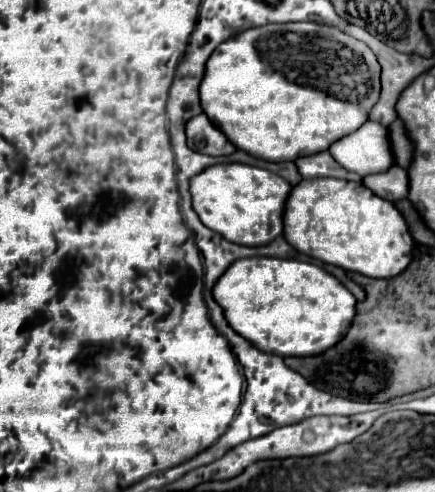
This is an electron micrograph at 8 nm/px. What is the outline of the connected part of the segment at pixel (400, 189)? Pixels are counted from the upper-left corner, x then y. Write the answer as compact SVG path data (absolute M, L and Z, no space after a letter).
M393 166L391 170L383 172L383 174L371 174L363 178L363 184L373 190L379 198L385 198L389 202L399 202L403 198L407 198L407 190L409 190L409 176L407 170Z

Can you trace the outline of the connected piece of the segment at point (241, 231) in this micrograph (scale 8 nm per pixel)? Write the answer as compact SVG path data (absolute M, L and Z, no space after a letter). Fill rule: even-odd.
M215 164L191 180L193 210L229 242L243 246L261 246L283 234L283 210L291 194L289 182L281 176L249 164Z

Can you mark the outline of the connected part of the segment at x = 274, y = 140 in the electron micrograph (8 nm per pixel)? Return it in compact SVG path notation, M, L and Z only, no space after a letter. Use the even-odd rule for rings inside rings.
M315 22L269 24L263 28L245 30L235 38L229 38L211 54L205 68L205 78L199 88L199 96L203 112L215 126L221 128L221 132L229 138L229 142L233 142L233 146L261 160L283 162L329 150L333 142L365 124L365 120L369 118L369 110L379 98L379 86L377 90L371 90L371 72L381 74L381 66L375 54L367 48L367 44L347 36L337 28L321 26ZM273 26L283 26L283 30L273 32ZM365 60L371 60L371 64L367 66Z

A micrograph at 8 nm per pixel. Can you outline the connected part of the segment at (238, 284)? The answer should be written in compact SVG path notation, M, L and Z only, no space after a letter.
M241 258L213 288L227 322L253 346L277 356L317 356L335 346L355 316L355 296L321 266L283 258Z

